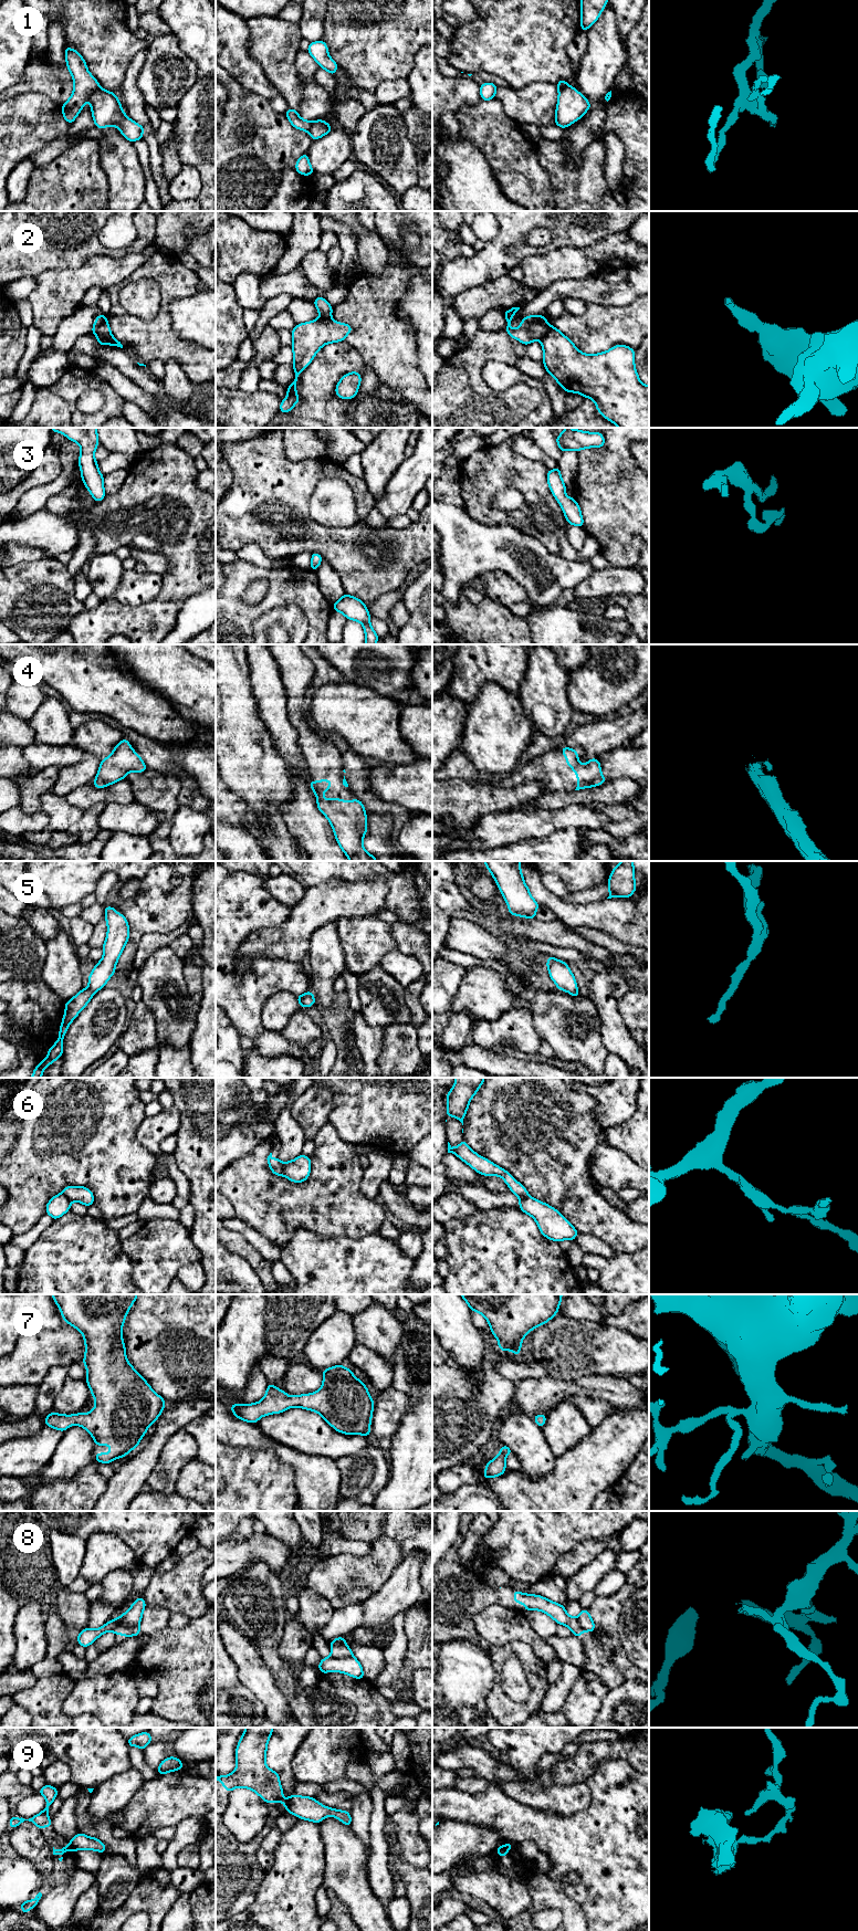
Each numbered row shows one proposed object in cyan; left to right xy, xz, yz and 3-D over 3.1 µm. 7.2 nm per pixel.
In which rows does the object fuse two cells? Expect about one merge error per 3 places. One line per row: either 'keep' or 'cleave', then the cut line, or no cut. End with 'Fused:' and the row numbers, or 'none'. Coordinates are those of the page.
1: cleave | xy (100, 87), (89, 96)
2: cleave | xy (97, 336), (104, 339), (112, 337)
3: keep | no cut
4: keep | no cut
5: keep | no cut
6: cleave | xz (282, 1163), (282, 1169), (285, 1175)
7: keep | no cut
8: cleave | xy (137, 1626), (118, 1624), (112, 1630)
9: cleave | xy (67, 1844), (71, 1849)
Fused: 1, 2, 6, 8, 9

